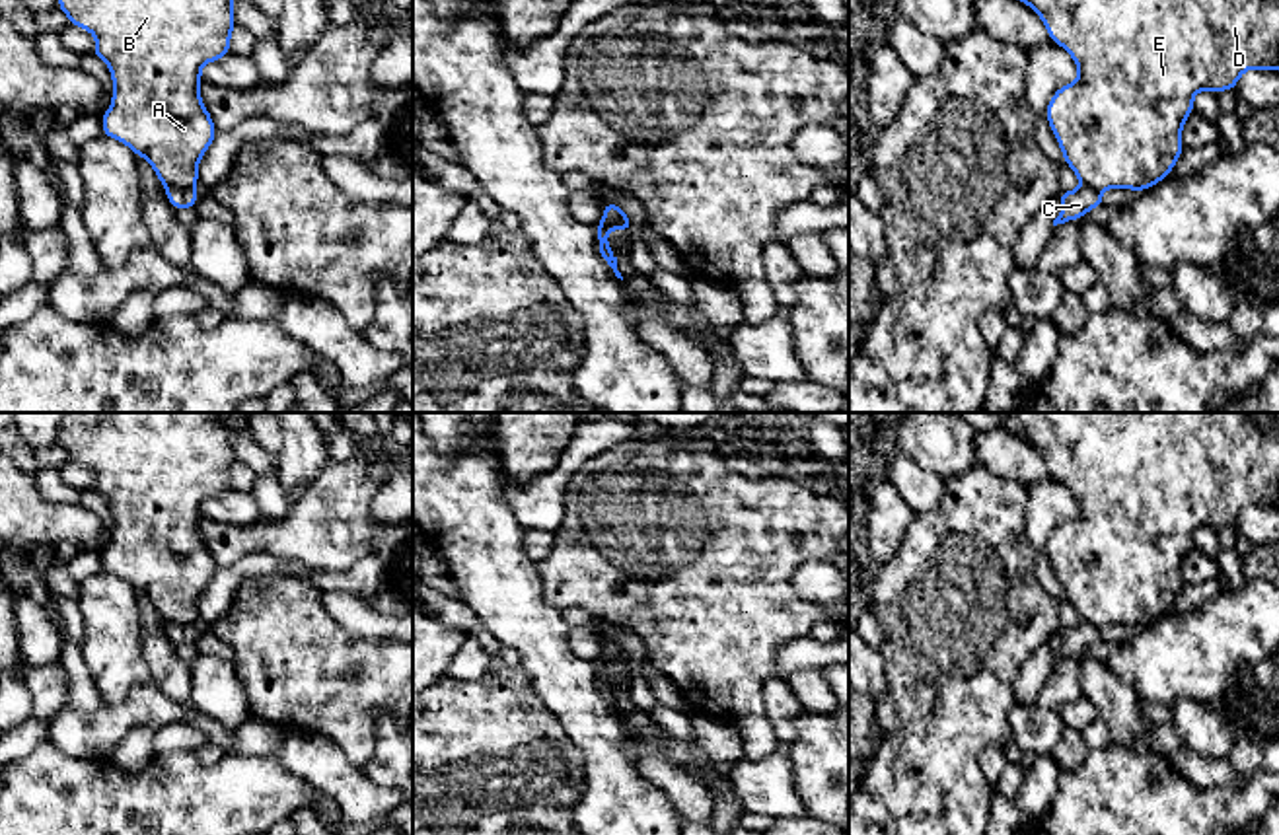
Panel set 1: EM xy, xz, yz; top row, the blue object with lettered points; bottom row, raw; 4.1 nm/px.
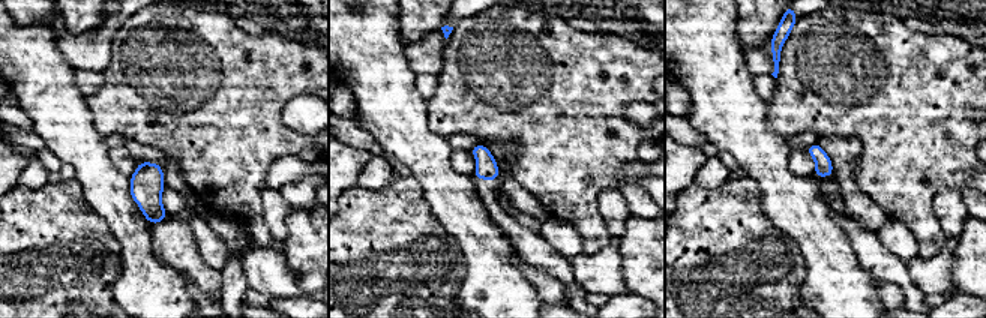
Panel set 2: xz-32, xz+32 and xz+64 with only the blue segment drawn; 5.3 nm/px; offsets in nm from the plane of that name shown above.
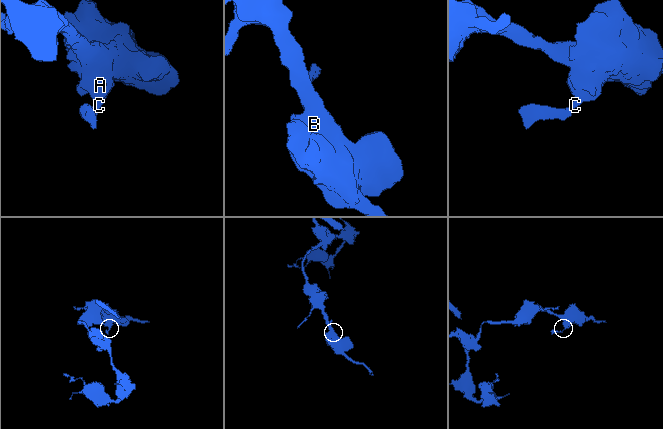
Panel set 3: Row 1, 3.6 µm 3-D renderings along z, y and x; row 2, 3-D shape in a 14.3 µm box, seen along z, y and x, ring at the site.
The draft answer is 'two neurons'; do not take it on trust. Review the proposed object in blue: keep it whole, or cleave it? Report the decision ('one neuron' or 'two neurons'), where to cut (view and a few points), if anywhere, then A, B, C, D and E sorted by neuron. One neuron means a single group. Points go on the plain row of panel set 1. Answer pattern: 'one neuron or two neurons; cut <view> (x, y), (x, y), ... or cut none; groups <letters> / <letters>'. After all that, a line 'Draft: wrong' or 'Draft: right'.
two neurons; cut xz (602, 656), (629, 660); groups A B D E / C
Draft: right

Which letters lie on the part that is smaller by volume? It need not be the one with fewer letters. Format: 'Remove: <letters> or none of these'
Remove: C

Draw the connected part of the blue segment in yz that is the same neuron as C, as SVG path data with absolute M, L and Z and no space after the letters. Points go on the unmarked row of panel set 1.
M1080 621L1077 627L1061 627L1061 650L1053 656L1053 662L1071 656L1080 656L1086 648L1104 638L1104 631L1098 625Z

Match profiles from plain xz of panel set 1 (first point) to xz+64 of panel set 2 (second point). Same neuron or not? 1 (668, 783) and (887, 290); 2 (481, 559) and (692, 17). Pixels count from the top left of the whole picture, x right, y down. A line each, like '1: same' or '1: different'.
1: same
2: same

